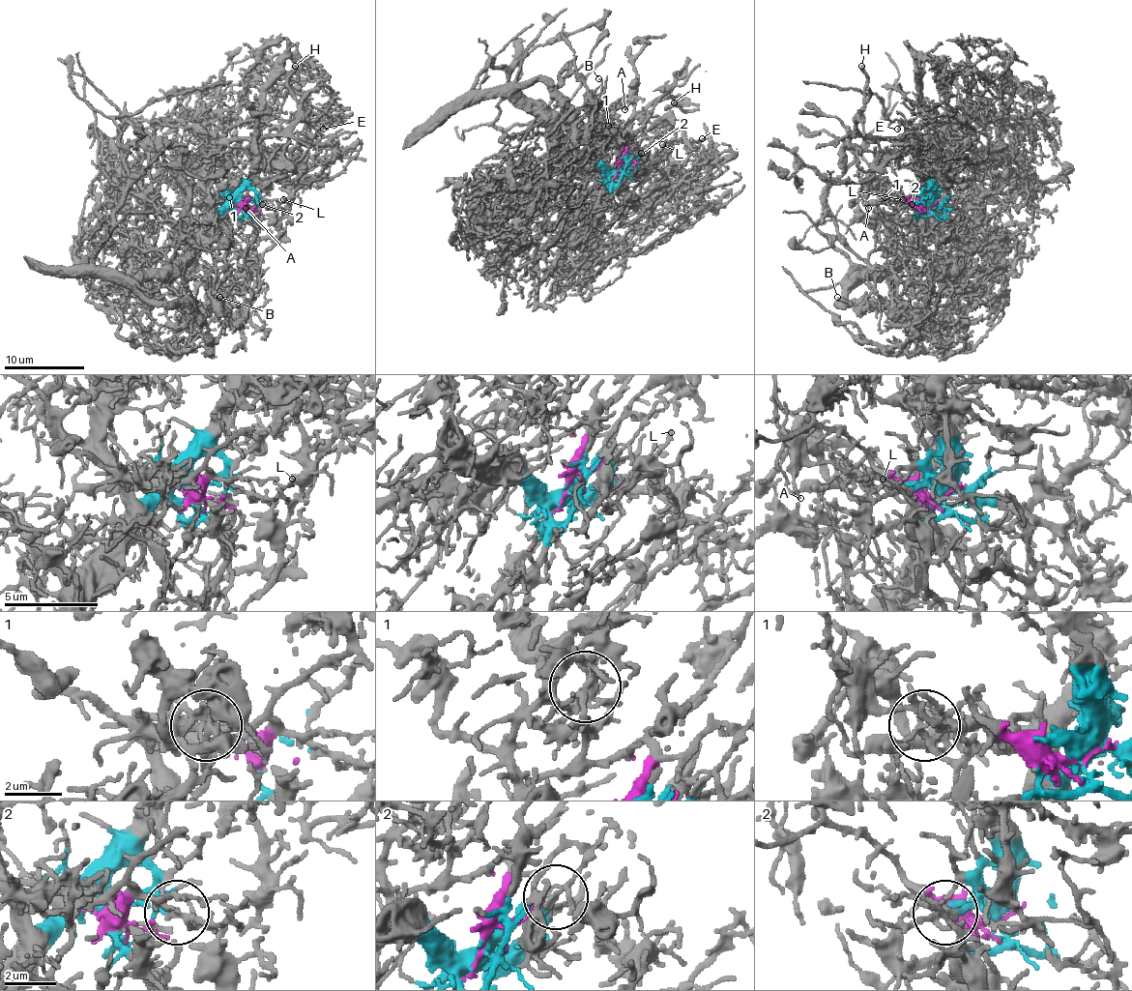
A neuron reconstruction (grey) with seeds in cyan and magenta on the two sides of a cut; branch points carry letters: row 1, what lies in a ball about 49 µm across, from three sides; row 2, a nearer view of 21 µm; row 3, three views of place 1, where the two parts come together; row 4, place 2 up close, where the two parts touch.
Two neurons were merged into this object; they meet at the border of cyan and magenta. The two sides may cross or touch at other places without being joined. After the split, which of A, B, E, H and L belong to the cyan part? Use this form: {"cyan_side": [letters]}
{"cyan_side": ["E", "H", "L"]}

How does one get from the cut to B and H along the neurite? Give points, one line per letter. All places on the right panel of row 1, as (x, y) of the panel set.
B: (929, 205), (905, 201), (897, 207), (889, 229), (893, 259), (881, 271), (871, 293), (857, 306), (837, 297)
H: (929, 205), (939, 197), (925, 161), (903, 141), (859, 131), (867, 83), (861, 66)

